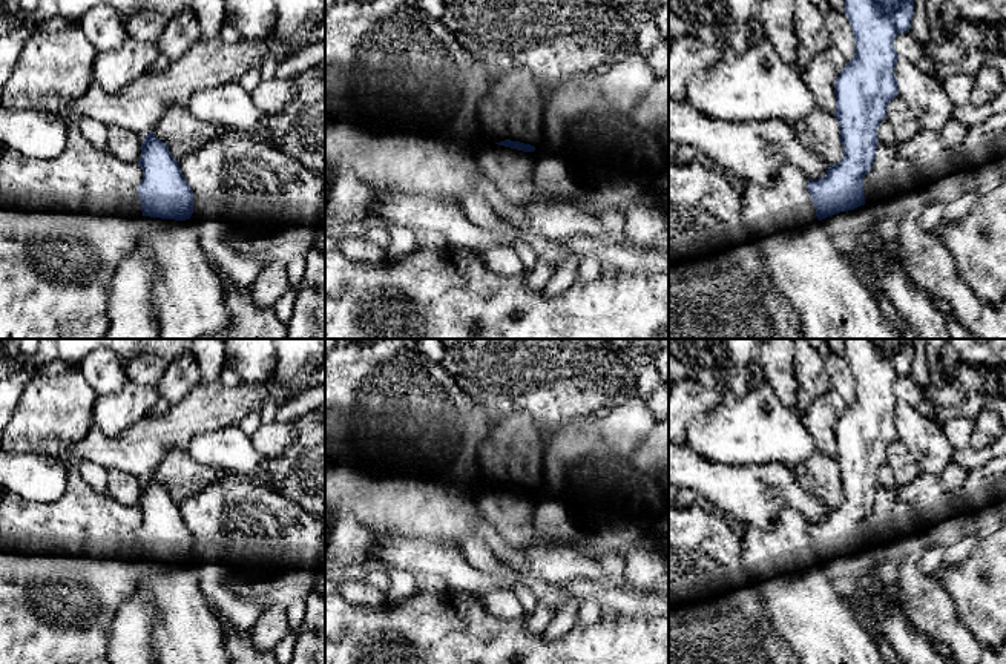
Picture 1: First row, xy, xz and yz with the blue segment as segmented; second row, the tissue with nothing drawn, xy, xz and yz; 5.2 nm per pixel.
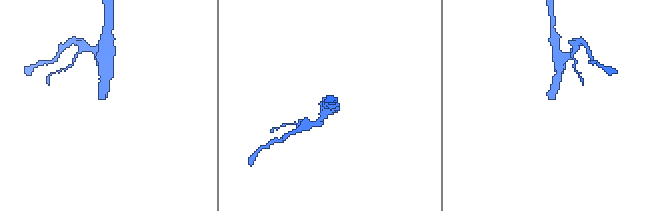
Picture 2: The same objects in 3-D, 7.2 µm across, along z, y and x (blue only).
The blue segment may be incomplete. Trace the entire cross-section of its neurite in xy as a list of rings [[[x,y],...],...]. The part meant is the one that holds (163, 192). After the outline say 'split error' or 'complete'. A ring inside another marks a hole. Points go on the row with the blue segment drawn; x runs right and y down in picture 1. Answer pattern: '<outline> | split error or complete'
[[[153,130],[143,136],[138,164],[143,179],[138,196],[143,225],[147,230],[166,230],[193,213],[193,190],[187,184],[179,163]]] | split error

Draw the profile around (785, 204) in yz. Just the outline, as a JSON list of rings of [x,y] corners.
[[[784,164],[771,186],[738,181],[745,227],[753,235],[764,265],[776,288],[793,307],[805,339],[903,339],[883,316],[876,296],[859,276],[859,265],[839,255],[830,241],[822,221],[817,219],[805,175],[791,164]]]

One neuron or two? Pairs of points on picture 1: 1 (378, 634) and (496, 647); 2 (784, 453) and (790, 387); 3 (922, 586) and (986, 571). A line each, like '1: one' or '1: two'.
1: one
2: two
3: two

